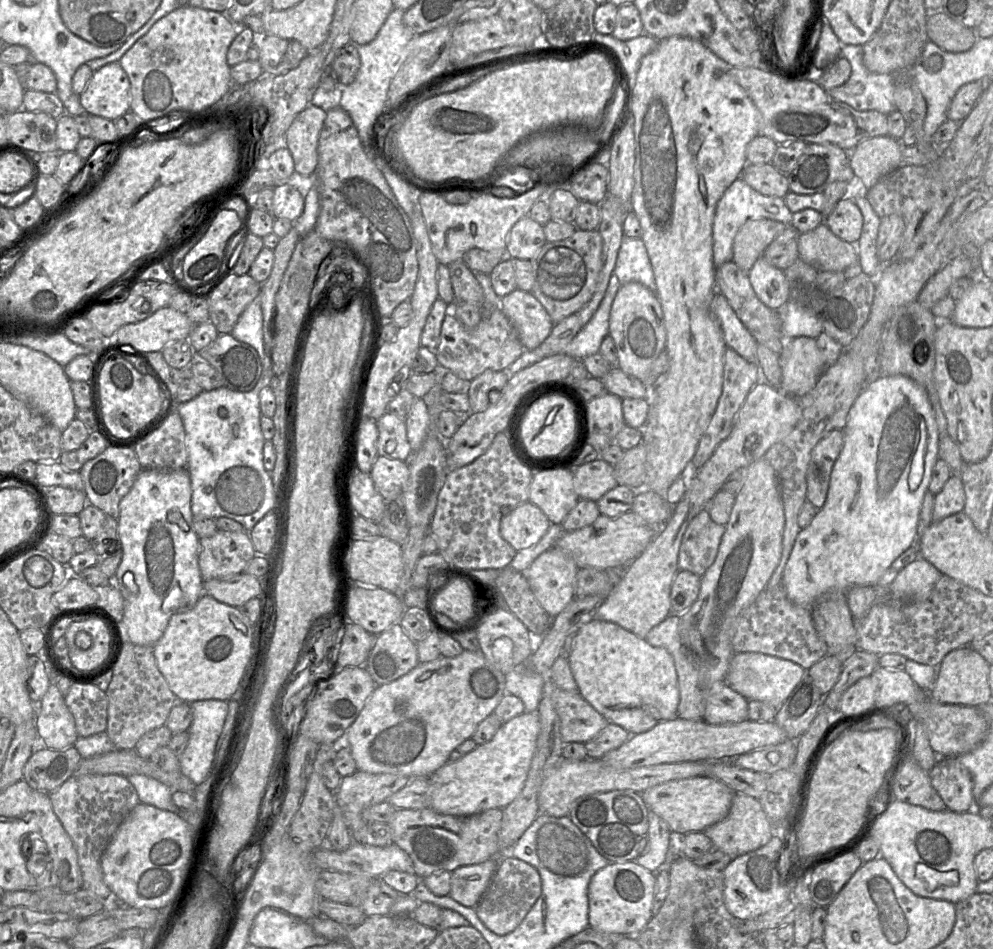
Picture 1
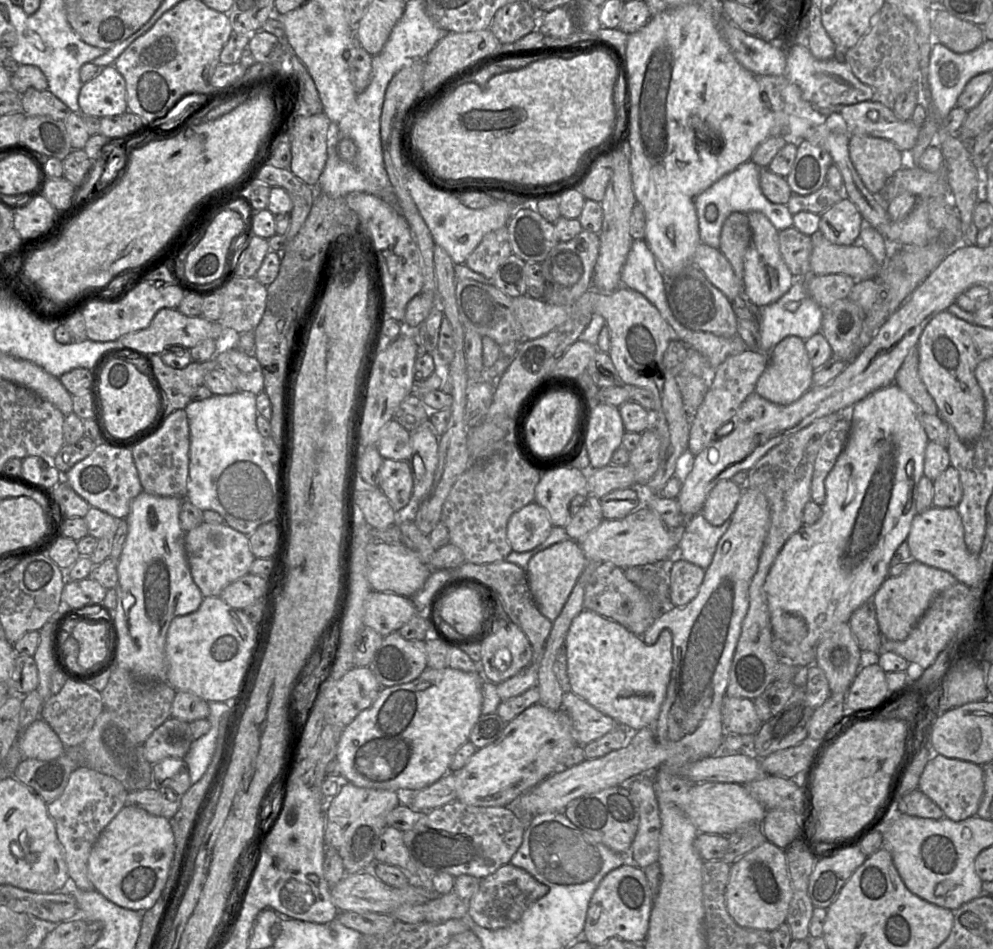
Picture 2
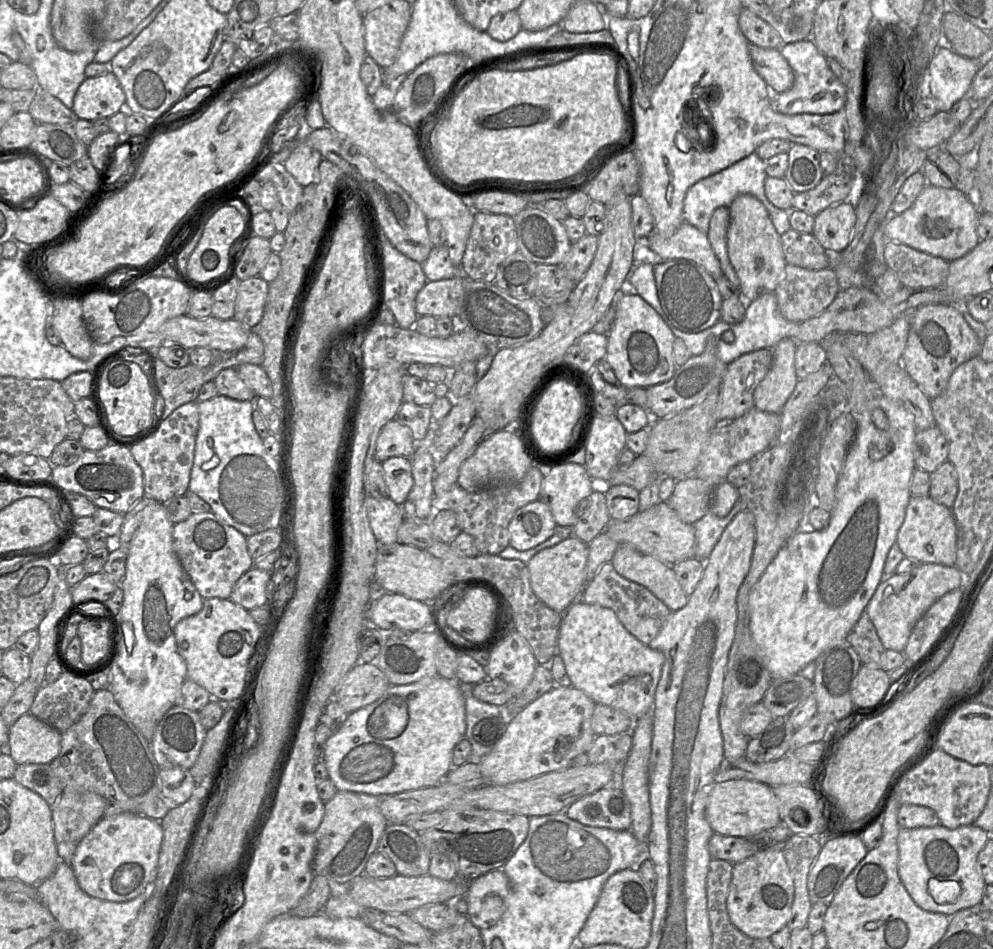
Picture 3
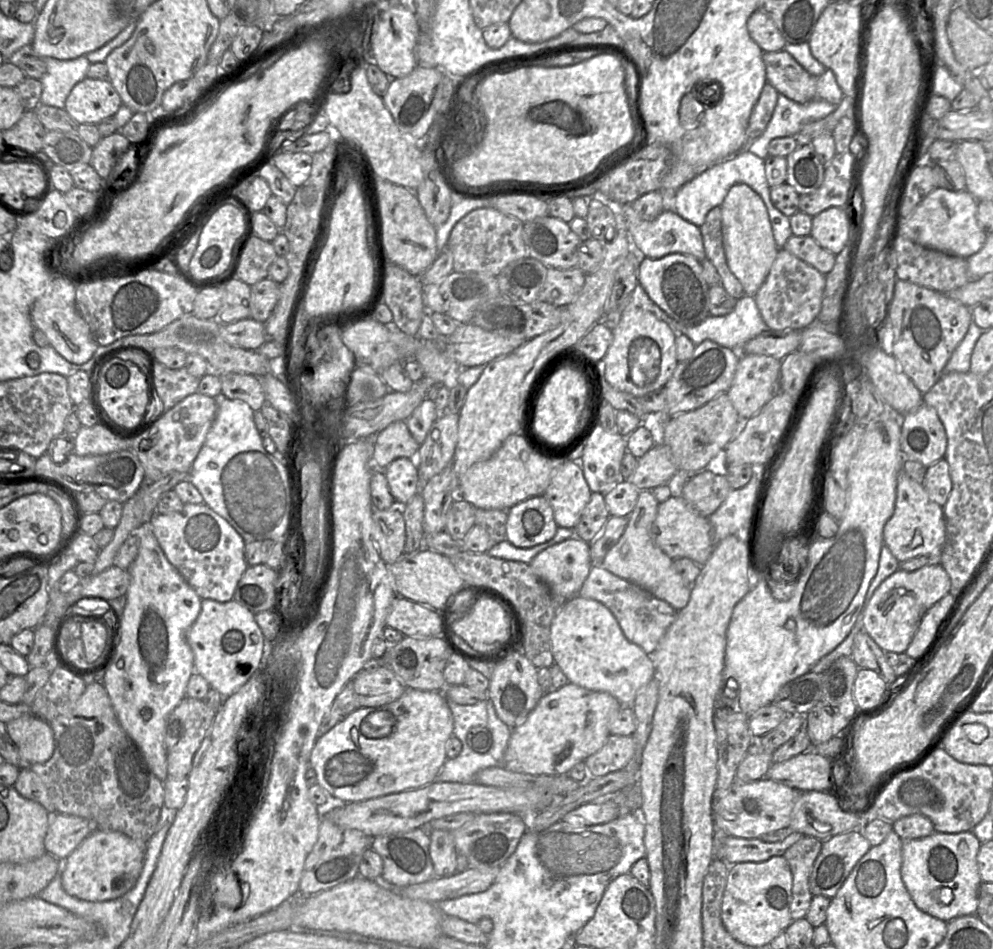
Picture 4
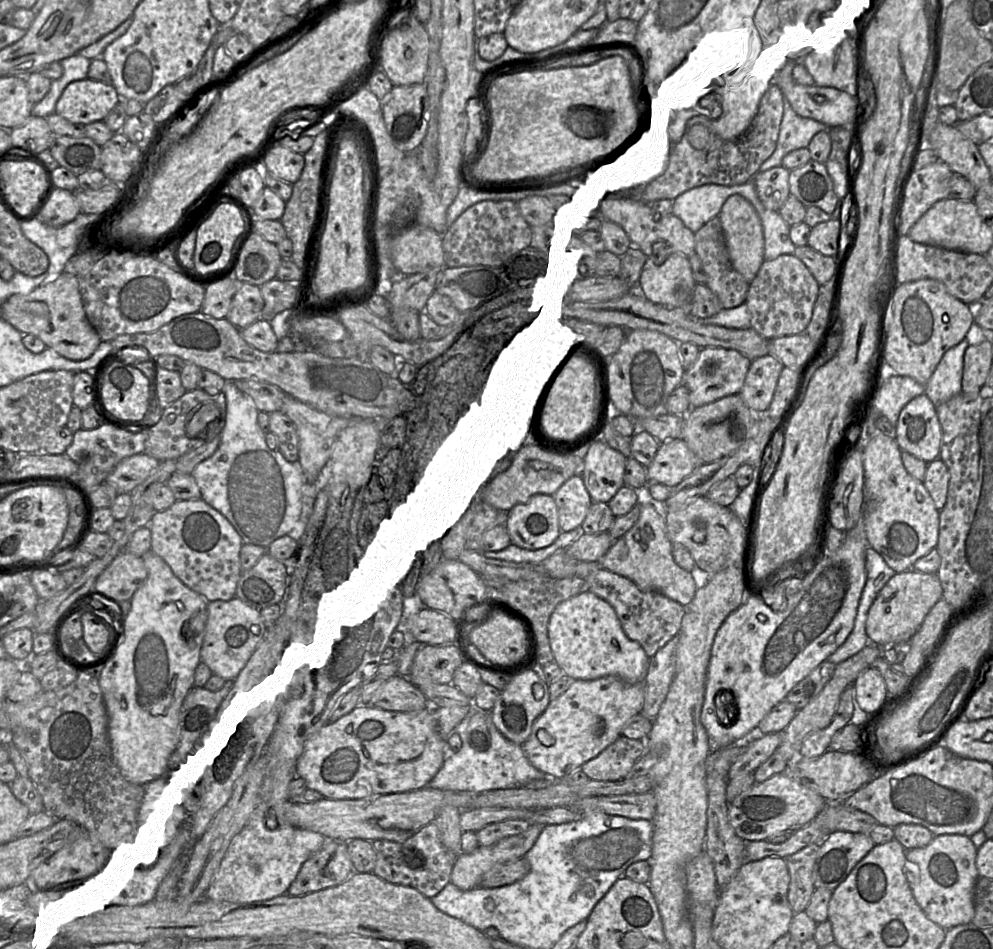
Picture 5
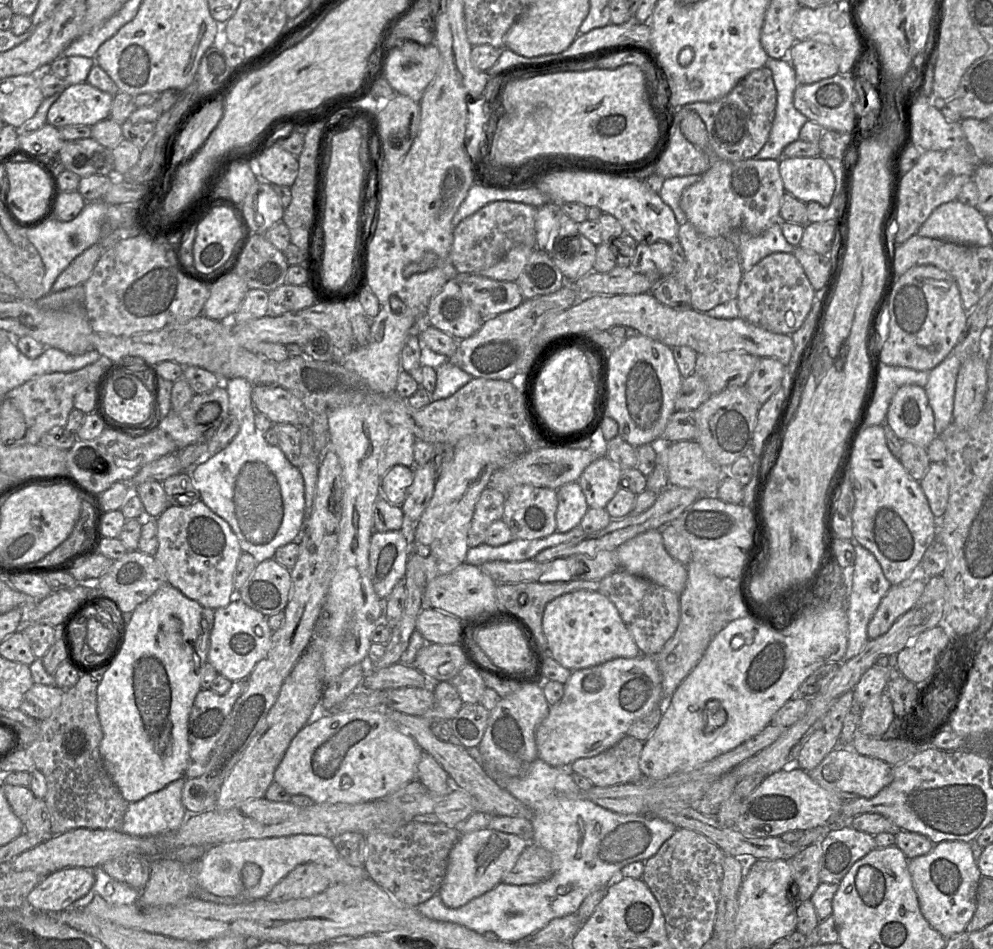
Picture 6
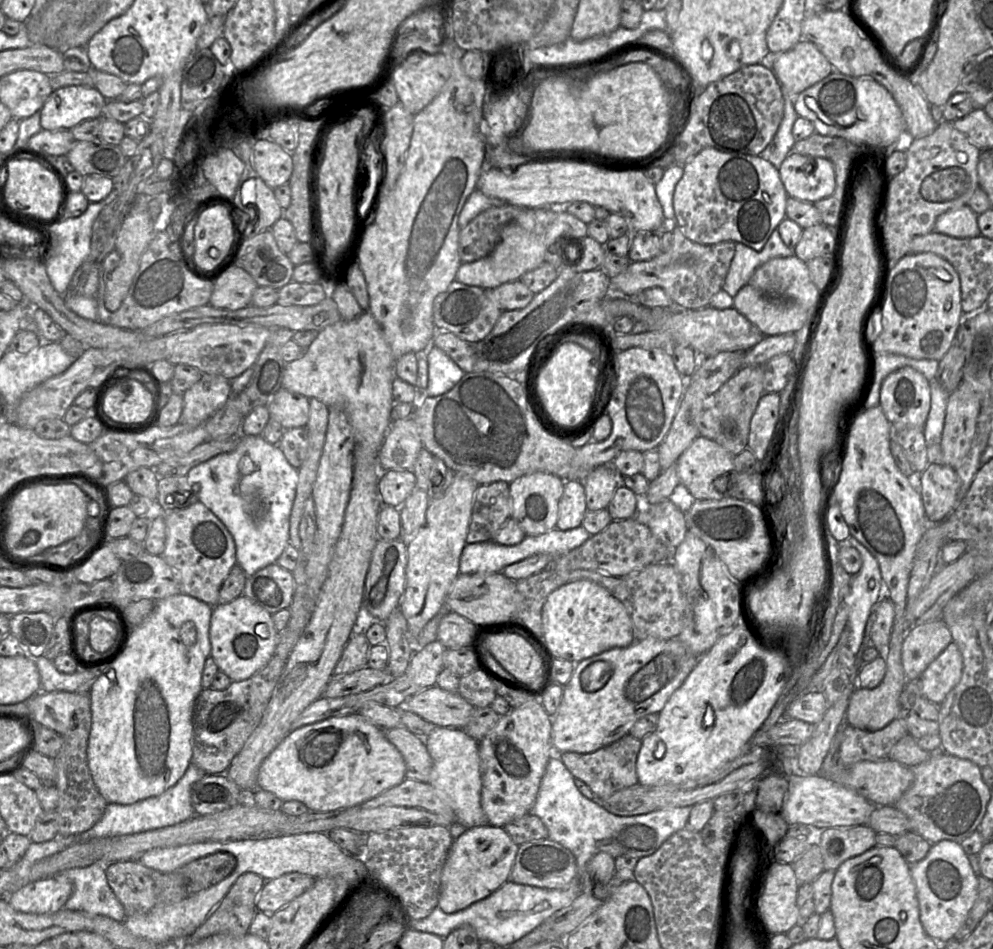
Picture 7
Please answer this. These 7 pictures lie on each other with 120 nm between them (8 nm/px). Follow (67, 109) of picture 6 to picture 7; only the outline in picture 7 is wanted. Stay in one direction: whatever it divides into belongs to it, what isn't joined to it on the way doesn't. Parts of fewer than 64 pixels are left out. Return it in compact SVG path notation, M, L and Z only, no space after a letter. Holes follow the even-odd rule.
M68 86L54 90L40 109L44 130L69 129L102 116L108 100L93 86Z

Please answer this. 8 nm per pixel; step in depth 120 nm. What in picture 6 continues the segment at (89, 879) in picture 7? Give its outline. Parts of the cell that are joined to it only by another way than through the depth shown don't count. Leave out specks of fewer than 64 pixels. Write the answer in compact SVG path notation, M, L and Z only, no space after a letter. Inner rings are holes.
M102 867L93 868L95 877L90 891L83 897L74 901L70 908L82 909L87 906L95 896L101 896L107 903L113 905L130 905L137 903L140 891L110 877Z

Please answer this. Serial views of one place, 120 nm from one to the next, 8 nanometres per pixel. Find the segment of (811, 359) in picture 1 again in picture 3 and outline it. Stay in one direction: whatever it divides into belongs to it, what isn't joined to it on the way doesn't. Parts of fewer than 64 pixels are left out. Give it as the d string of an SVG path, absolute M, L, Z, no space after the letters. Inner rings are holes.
M784 338L772 348L771 367L753 393L758 410L779 414L792 394L799 380L795 371L797 345L792 338Z

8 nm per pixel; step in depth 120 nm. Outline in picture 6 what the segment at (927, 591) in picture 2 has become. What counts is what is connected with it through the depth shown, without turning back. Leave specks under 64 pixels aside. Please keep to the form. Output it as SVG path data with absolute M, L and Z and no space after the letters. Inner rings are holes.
M914 576L907 582L891 585L868 624L868 638L875 639L887 633L894 622L915 605L925 584L926 578Z

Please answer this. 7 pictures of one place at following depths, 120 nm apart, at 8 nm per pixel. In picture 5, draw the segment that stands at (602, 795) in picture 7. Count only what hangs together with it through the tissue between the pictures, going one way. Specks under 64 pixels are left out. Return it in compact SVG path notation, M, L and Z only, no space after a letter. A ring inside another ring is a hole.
M621 735L595 758L582 764L581 770L590 780L622 780L645 752L645 740L630 739Z

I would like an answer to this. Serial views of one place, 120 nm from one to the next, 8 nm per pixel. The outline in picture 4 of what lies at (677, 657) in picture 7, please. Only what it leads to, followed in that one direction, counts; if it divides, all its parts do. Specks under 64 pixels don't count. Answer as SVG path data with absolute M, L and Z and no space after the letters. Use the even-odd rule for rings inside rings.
M568 682L559 689L545 692L527 718L512 729L504 754L503 767L512 772L531 775L562 775L577 763L599 751L610 736L609 723L622 704L607 692L592 691Z

